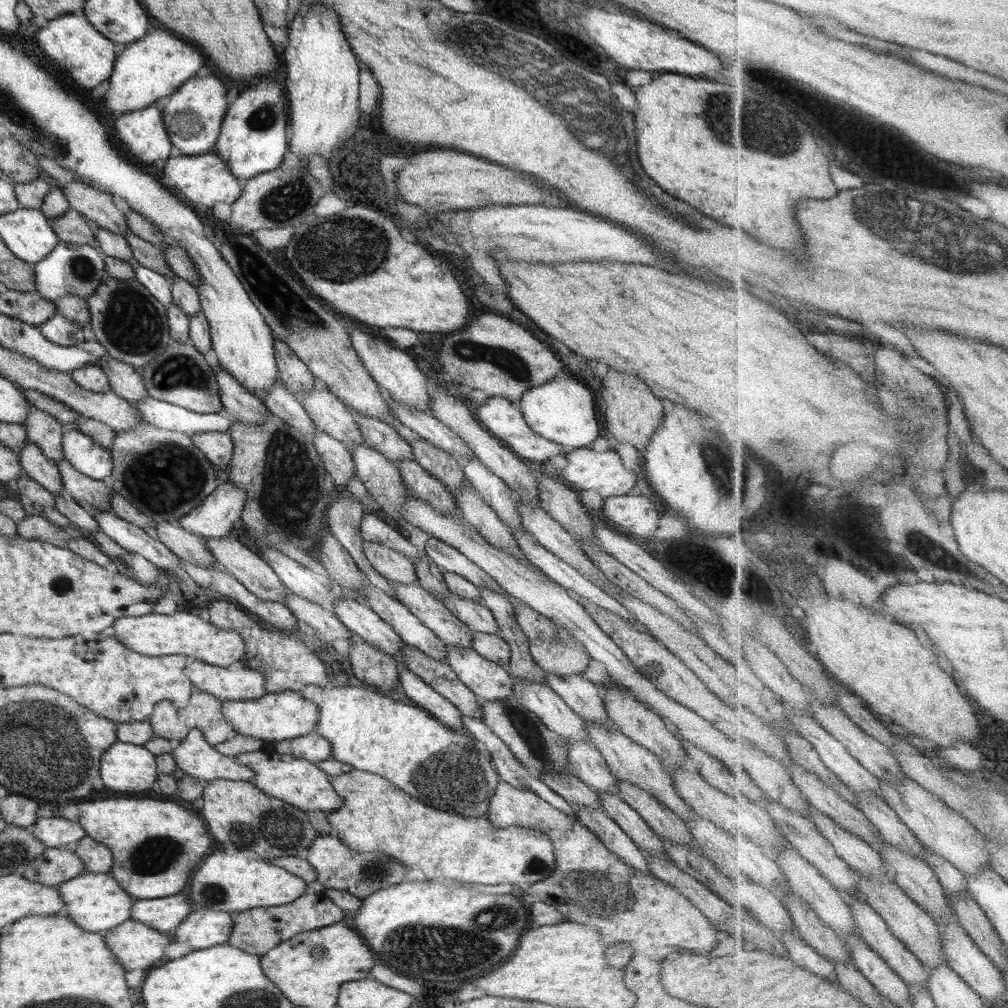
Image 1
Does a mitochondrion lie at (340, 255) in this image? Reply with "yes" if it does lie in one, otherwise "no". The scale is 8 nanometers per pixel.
yes

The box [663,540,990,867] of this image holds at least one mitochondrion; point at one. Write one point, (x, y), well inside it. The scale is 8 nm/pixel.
(753, 586)

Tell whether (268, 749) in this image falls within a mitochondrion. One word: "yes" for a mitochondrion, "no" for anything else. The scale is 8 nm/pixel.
no

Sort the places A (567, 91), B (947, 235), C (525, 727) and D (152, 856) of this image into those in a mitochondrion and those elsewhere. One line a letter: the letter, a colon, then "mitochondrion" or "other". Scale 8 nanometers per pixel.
A: mitochondrion
B: mitochondrion
C: mitochondrion
D: mitochondrion

